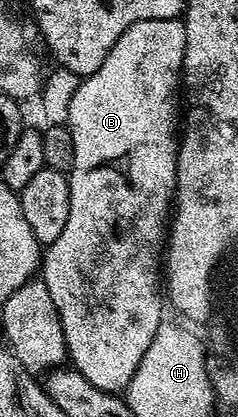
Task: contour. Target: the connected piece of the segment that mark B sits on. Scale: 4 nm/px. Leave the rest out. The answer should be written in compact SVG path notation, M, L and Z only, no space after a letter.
M177 18L177 19L175 19L175 20L147 20L147 21L146 21L146 22L138 22L138 23L137 23L137 24L135 24L135 25L134 25L134 26L130 26L130 30L126 30L126 34L122 34L122 38L118 38L118 42L114 42L114 46L113 46L113 47L112 47L112 49L111 49L111 50L110 50L110 54L109 54L109 55L108 55L108 57L107 57L107 58L106 58L106 62L102 62L102 66L98 66L98 70L97 70L97 71L96 71L96 72L95 72L95 73L94 73L94 74L90 74L90 75L89 75L89 76L86 76L86 77L83 77L83 79L81 79L81 81L80 81L80 84L79 84L79 86L77 86L77 92L76 92L76 93L75 93L75 94L74 94L74 96L73 96L73 100L72 100L72 101L71 101L71 102L70 102L70 108L69 108L69 114L68 114L68 121L67 121L67 123L66 123L66 124L67 124L67 127L69 127L69 128L71 128L71 129L72 129L72 137L73 137L73 138L74 138L74 166L73 166L73 167L72 167L72 170L71 170L71 173L70 173L70 175L69 175L69 176L68 176L68 185L69 185L69 186L70 186L70 218L66 218L66 226L65 226L65 227L64 227L64 229L63 229L63 230L62 230L62 234L58 234L58 238L57 238L57 239L56 239L56 241L55 241L55 242L54 242L54 243L53 243L53 244L49 244L49 245L47 245L47 247L45 247L45 248L44 248L44 249L43 249L43 252L42 252L42 279L44 279L44 281L45 281L45 282L46 282L46 290L50 290L50 298L51 298L51 299L52 299L52 300L53 300L53 302L54 302L54 310L58 310L58 318L62 318L62 334L66 334L66 346L67 346L67 347L68 347L68 360L69 360L69 361L70 361L70 364L71 364L71 367L72 367L72 368L74 368L74 369L76 369L76 370L77 370L77 371L79 371L79 372L80 372L80 373L81 373L81 374L82 374L82 376L83 376L83 377L84 377L84 378L86 378L86 381L88 381L88 382L92 382L92 383L93 383L93 384L94 384L94 386L96 386L96 387L98 387L98 389L99 389L99 390L102 390L102 391L106 391L106 392L114 392L114 393L117 393L117 394L120 394L120 393L123 393L123 392L124 392L124 391L125 391L125 389L126 389L126 388L127 388L127 386L128 386L128 383L130 383L130 381L131 381L131 379L132 379L132 378L134 378L134 374L135 374L135 371L136 371L136 370L138 370L138 366L139 366L139 363L140 363L140 362L142 362L142 358L143 358L143 355L144 355L144 354L146 354L146 350L147 350L147 347L148 347L148 346L150 346L150 342L153 342L153 340L154 340L154 336L155 336L155 332L156 332L156 331L157 331L157 330L159 330L159 328L160 328L160 326L161 326L161 325L162 325L162 321L163 321L163 320L164 320L164 319L165 319L165 317L164 317L164 318L163 318L163 316L164 316L164 304L165 304L165 301L164 301L164 300L163 300L163 299L162 299L162 249L163 249L163 248L164 248L164 247L165 247L165 244L166 244L166 233L167 233L167 232L168 232L168 231L169 231L169 228L170 228L170 213L171 213L171 212L172 212L172 211L173 211L173 208L174 208L174 197L175 197L175 194L176 194L176 153L177 153L177 151L178 151L178 108L177 108L177 112L176 112L176 96L177 96L177 100L178 100L178 93L179 93L179 92L180 92L180 91L181 91L181 88L182 88L182 69L183 69L183 67L184 67L184 51L185 51L185 50L186 50L186 26L185 26L185 25L184 25L184 22L183 22L183 19L180 19L180 18Z

